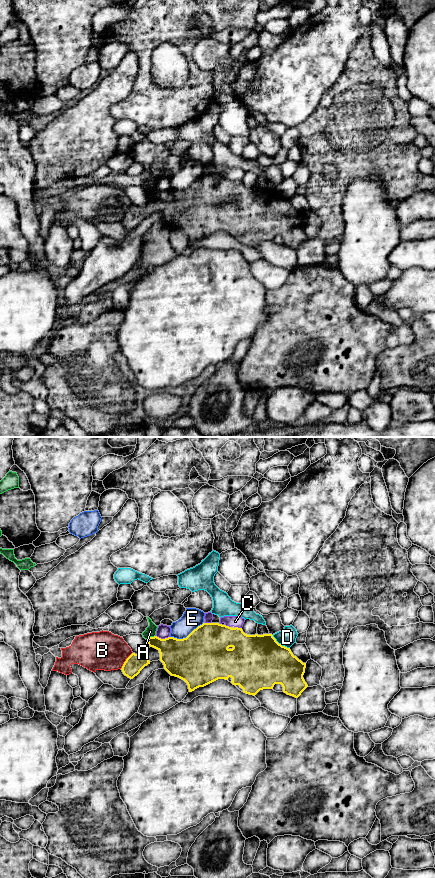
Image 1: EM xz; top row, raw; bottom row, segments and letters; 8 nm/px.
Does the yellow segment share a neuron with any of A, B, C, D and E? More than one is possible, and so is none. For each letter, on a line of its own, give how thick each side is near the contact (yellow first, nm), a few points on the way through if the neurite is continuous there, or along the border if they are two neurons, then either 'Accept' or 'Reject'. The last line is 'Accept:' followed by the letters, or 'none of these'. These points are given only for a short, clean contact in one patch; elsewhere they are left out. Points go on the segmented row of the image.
A: Thickness 260 nm (yellow) against 90 nm. Boundary: xz (154, 635), (146, 639). Reject
B: Thickness 150 nm (yellow) against 300 nm. Reject
C: Thickness 320 nm (yellow) against 110 nm. Reject
D: Thickness 440 nm (yellow) against 140 nm. Reject
E: Thickness 420 nm (yellow) against 160 nm. Reject
Accept: none of these

